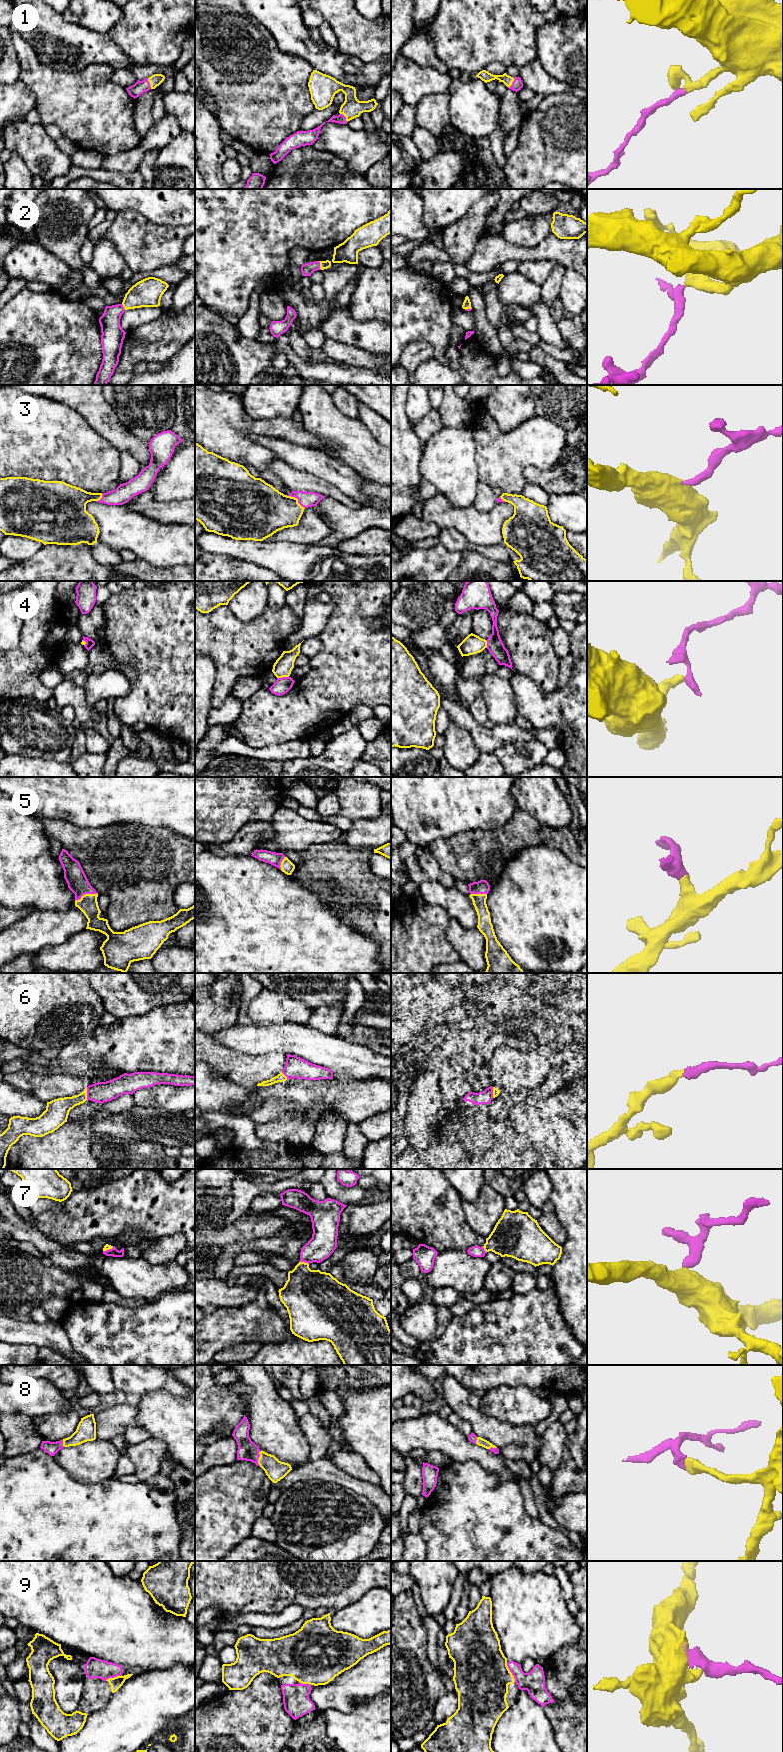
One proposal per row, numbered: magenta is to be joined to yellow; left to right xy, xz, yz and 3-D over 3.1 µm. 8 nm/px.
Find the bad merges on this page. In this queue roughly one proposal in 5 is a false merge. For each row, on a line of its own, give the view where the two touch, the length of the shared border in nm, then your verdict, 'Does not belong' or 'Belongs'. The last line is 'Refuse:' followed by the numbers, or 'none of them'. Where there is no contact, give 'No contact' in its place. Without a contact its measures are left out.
1: Touches yellow in xy. Shared border 90 nm. Belongs
2: Touches yellow in xz. Shared border 80 nm. Belongs
3: Touches yellow in xz. Shared border 170 nm. Belongs
4: Touches yellow in xz. Shared border 100 nm. Does not belong
5: Touches yellow in xy. Shared border 200 nm. Belongs
6: Touches yellow in xy. Shared border 100 nm. Belongs
7: Touches yellow in xz. Shared border 80 nm. Belongs
8: Touches yellow in xz. Shared border 120 nm. Belongs
9: Touches yellow in yz. Shared border 170 nm. Belongs
Refuse: 4

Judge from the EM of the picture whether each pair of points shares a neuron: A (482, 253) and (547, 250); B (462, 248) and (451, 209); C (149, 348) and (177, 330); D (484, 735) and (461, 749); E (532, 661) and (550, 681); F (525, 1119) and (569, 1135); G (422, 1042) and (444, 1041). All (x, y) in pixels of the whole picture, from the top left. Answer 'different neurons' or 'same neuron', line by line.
A: same neuron
B: different neurons
C: same neuron
D: different neurons
E: same neuron
F: same neuron
G: different neurons

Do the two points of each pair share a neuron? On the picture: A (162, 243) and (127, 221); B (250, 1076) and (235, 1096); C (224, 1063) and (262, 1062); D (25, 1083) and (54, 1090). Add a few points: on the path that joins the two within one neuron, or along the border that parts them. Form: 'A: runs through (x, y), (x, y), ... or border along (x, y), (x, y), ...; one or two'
A: runs through (153, 243), (149, 243), (136, 230); one
B: border along (221, 1076), (234, 1083), (252, 1088); two
C: runs through (233, 1063), (253, 1063); one
D: runs through (32, 1083), (47, 1087); one

